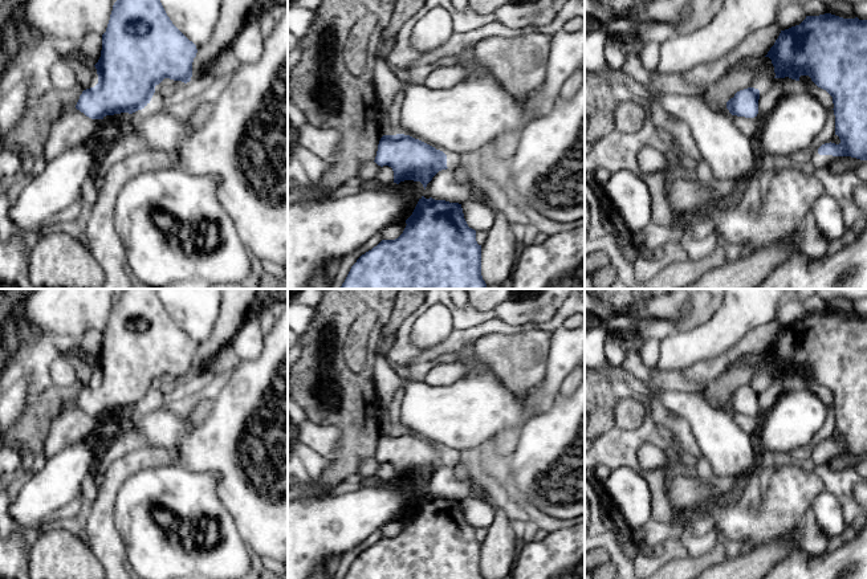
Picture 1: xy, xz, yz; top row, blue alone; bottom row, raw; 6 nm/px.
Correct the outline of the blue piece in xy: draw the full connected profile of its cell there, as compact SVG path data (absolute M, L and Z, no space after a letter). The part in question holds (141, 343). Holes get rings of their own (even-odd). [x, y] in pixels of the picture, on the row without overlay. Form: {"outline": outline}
{"outline": "M125 289L114 299L102 331L101 354L94 362L98 380L82 388L76 405L91 416L142 407L164 375L191 378L196 350L196 342L172 321L156 289Z"}

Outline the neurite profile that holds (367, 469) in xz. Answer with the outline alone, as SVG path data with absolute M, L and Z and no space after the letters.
M375 458L365 460L359 466L355 478L362 481L373 481L379 465L380 462L378 462Z

